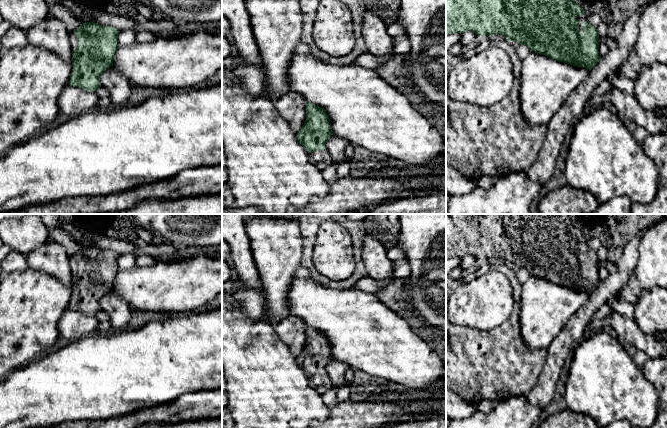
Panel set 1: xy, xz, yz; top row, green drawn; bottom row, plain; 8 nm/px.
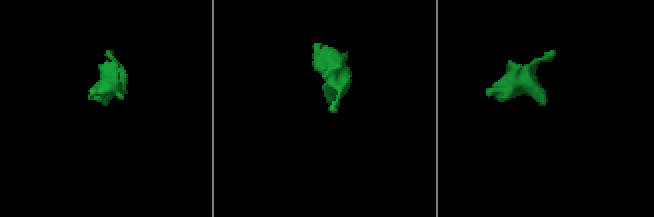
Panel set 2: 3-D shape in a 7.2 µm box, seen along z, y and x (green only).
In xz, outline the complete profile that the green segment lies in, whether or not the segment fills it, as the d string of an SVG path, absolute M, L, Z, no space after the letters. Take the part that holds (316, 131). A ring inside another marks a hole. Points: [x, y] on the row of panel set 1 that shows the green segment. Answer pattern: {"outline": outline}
{"outline": "M311 102L306 103L306 120L298 133L298 141L309 152L310 162L320 171L333 164L329 151L325 148L326 142L333 135L329 116L326 111Z"}

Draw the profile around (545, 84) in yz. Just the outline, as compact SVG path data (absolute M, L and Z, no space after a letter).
M532 52L520 66L519 102L522 114L530 126L547 126L570 95L586 80L590 71L584 67L555 61Z

